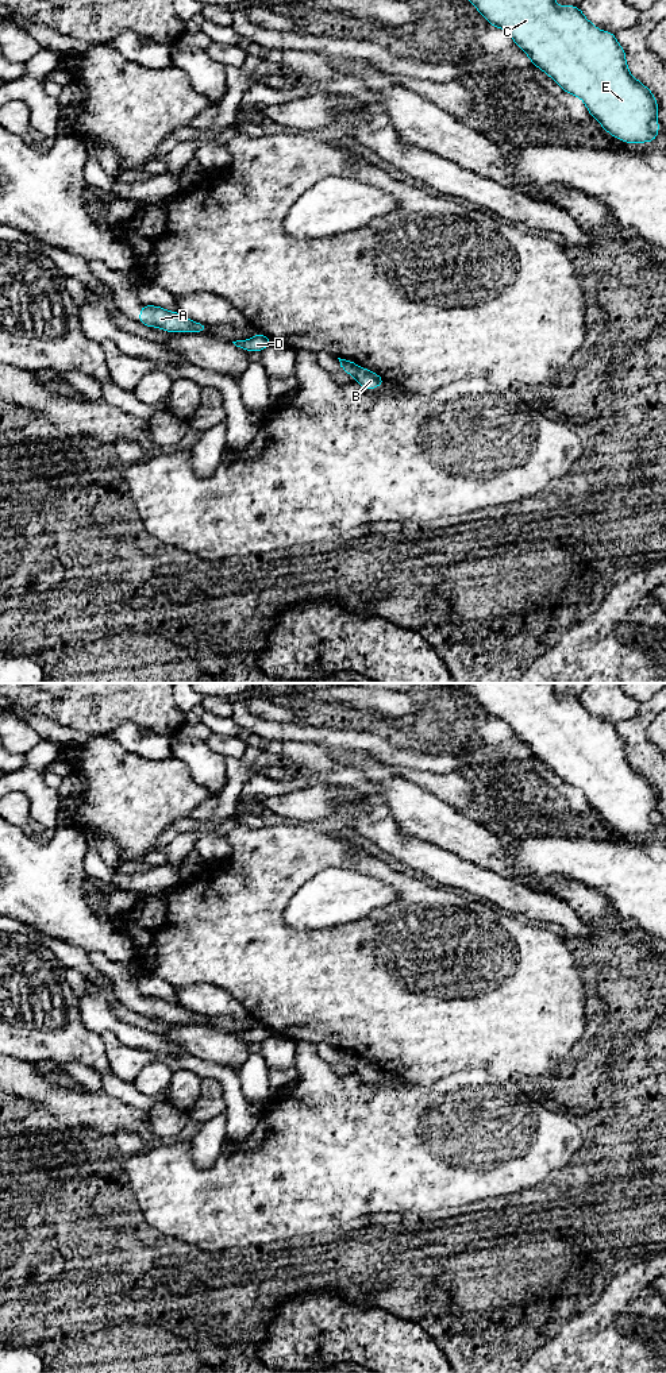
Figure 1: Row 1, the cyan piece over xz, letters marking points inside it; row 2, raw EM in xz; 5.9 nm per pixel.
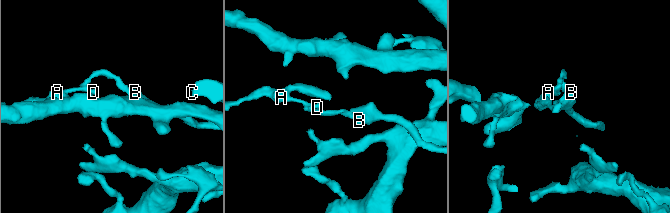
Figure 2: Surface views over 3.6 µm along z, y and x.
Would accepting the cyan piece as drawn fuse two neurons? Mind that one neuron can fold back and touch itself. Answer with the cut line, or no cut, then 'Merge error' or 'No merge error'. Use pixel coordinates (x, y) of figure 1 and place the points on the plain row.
Split along xz (360, 1059), (353, 1067). Merge error

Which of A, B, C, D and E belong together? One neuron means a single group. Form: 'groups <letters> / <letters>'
groups A D / B C E

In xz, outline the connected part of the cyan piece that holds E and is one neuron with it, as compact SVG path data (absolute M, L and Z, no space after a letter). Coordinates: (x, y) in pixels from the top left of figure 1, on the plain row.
M463 683L478 703L505 721L531 753L566 784L580 788L603 819L625 834L652 833L658 824L658 792L628 761L615 725L598 721L574 697L558 698L553 683Z

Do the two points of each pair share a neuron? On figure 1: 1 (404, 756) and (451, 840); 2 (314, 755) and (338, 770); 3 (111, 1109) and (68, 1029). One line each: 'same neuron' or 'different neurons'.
1: different neurons
2: same neuron
3: different neurons

